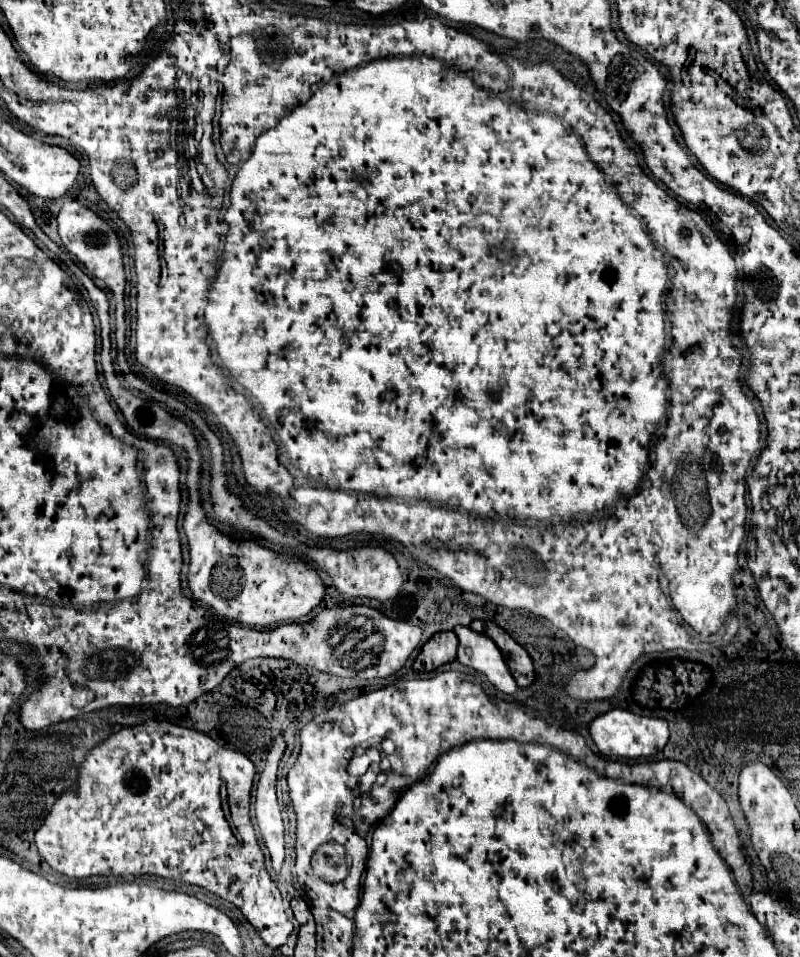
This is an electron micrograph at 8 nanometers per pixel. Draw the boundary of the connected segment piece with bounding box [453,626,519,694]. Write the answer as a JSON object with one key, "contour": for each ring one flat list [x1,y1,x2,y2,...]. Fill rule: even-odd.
{"contour":[[455,626,453,630,459,638,459,652,457,652,457,660,461,664,473,666,477,672,485,674,487,680,501,692,505,694,515,694,519,690,511,670,507,668,503,654,499,652,499,648,495,646,495,642,491,638,487,638,485,634,473,632,467,626],[465,648,471,648,471,654,465,654]]}

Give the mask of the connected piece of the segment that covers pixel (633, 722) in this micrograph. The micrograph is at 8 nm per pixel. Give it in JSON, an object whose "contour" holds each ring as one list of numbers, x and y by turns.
{"contour":[[615,708,609,710,601,716,597,716,591,724,589,724,589,734,595,742,595,746,599,748,599,752,607,758,647,758,647,756,655,756,659,750,663,750,663,746,669,740,669,728,667,722,661,718,649,718,649,716,639,716,633,714,629,710,623,708]]}

